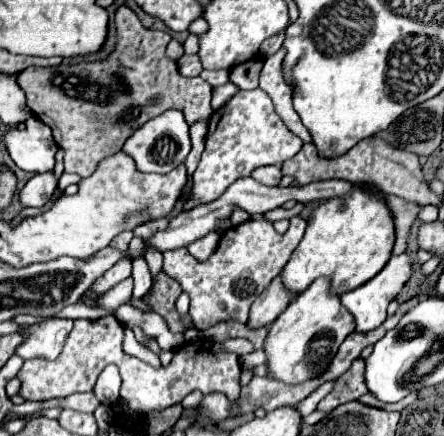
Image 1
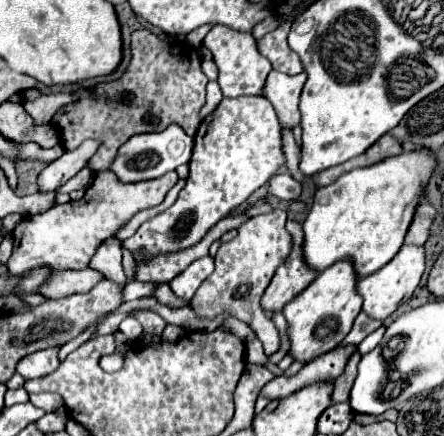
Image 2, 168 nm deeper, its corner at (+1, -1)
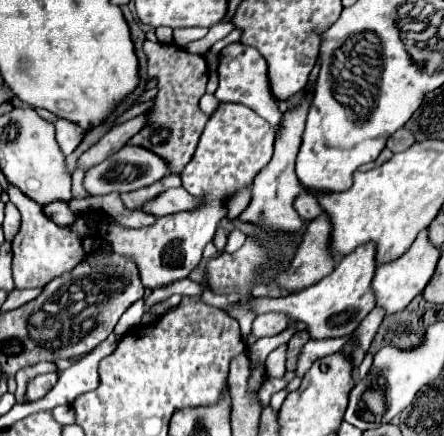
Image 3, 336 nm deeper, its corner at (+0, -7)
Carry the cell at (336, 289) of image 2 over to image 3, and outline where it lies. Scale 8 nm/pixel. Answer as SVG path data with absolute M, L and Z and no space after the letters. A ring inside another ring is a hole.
M371 243L357 247L345 255L331 275L323 281L287 297L251 297L247 301L251 310L257 315L262 313L285 313L291 321L301 321L307 325L311 339L331 339L345 337L355 331L361 319L375 307L375 297L371 291L371 279L375 273L375 247Z

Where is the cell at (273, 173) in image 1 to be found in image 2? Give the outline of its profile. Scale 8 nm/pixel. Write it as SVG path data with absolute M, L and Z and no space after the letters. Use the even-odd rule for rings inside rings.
M282 173L270 179L270 193L284 201L296 201L302 193L302 185L294 181L288 173Z

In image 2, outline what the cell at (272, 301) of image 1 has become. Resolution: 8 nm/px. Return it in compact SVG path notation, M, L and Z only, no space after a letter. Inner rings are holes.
M288 221L286 229L292 235L292 251L286 257L286 261L276 269L276 275L272 277L262 297L262 309L268 309L268 311L280 311L290 299L294 299L320 275L316 269L310 269L304 261L302 223Z

